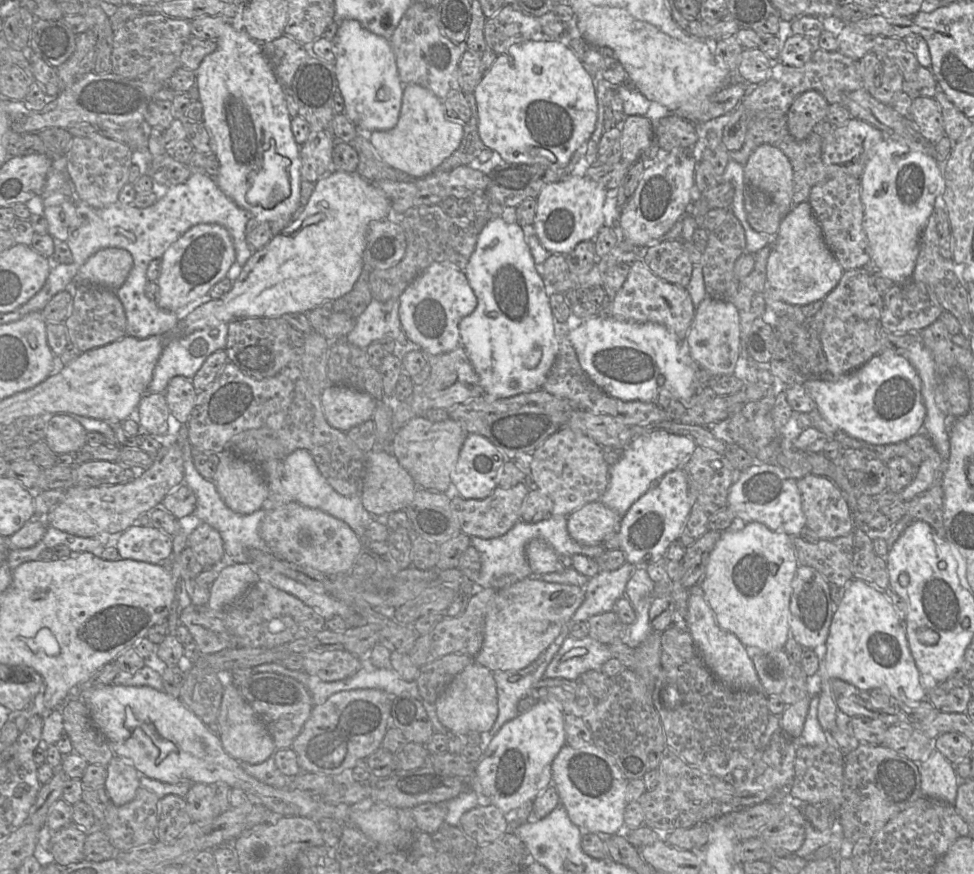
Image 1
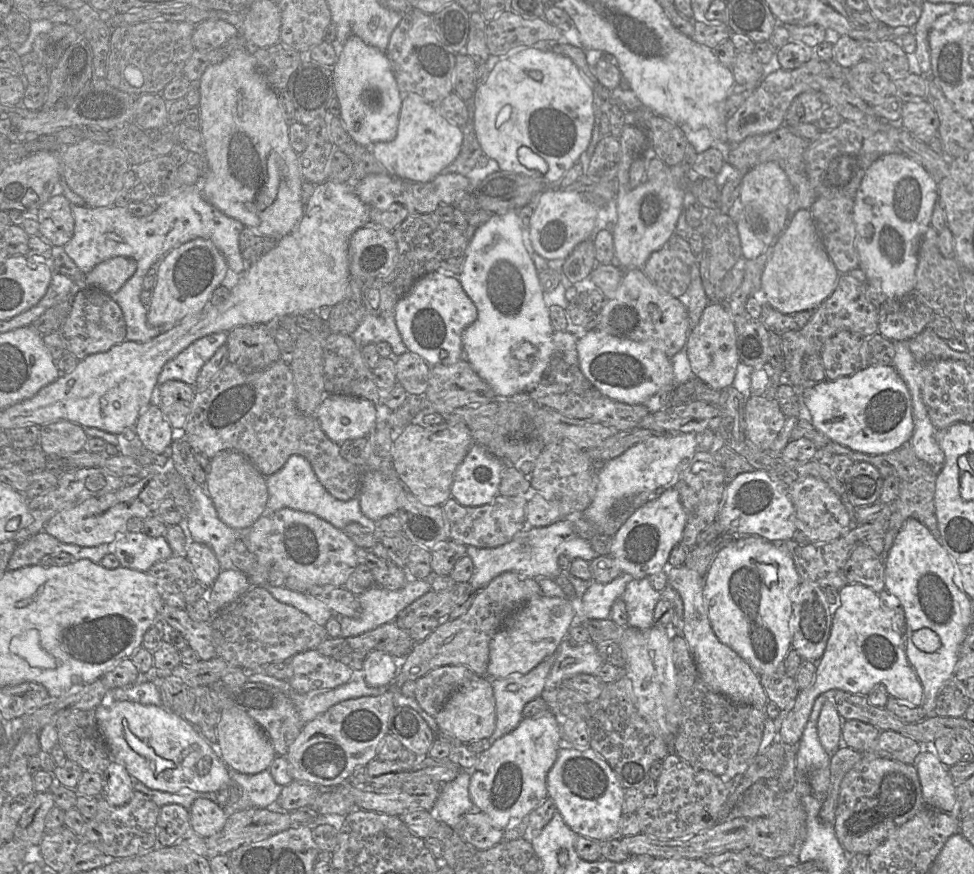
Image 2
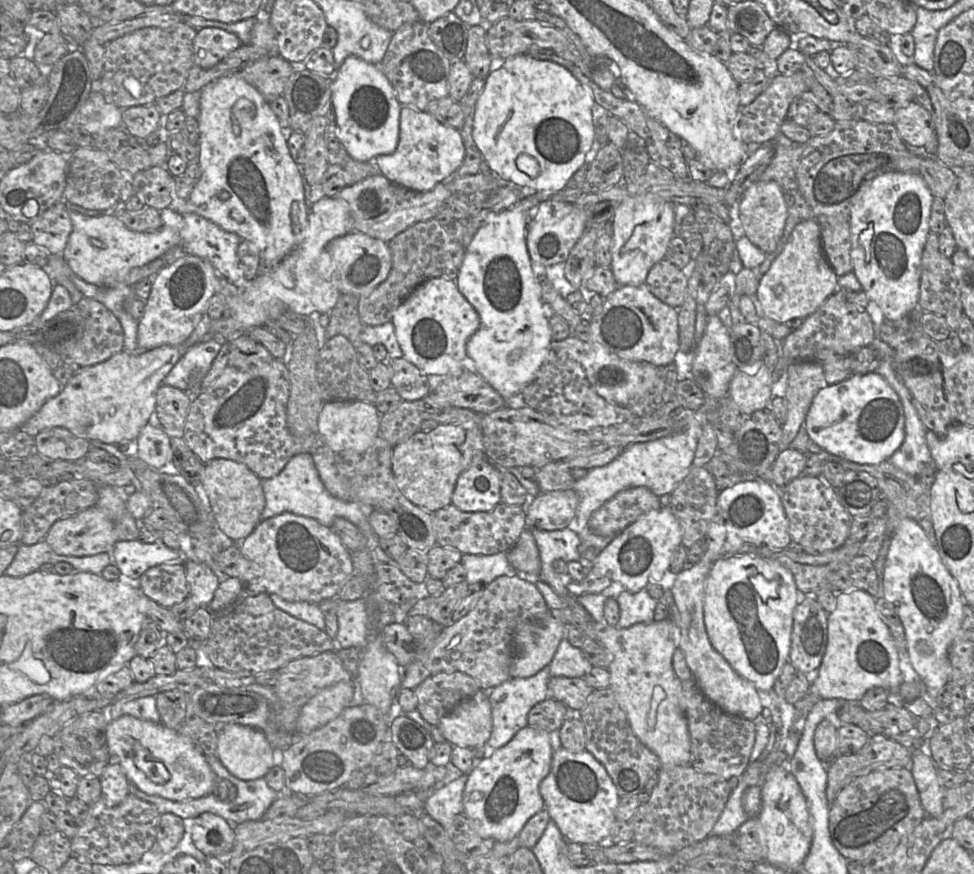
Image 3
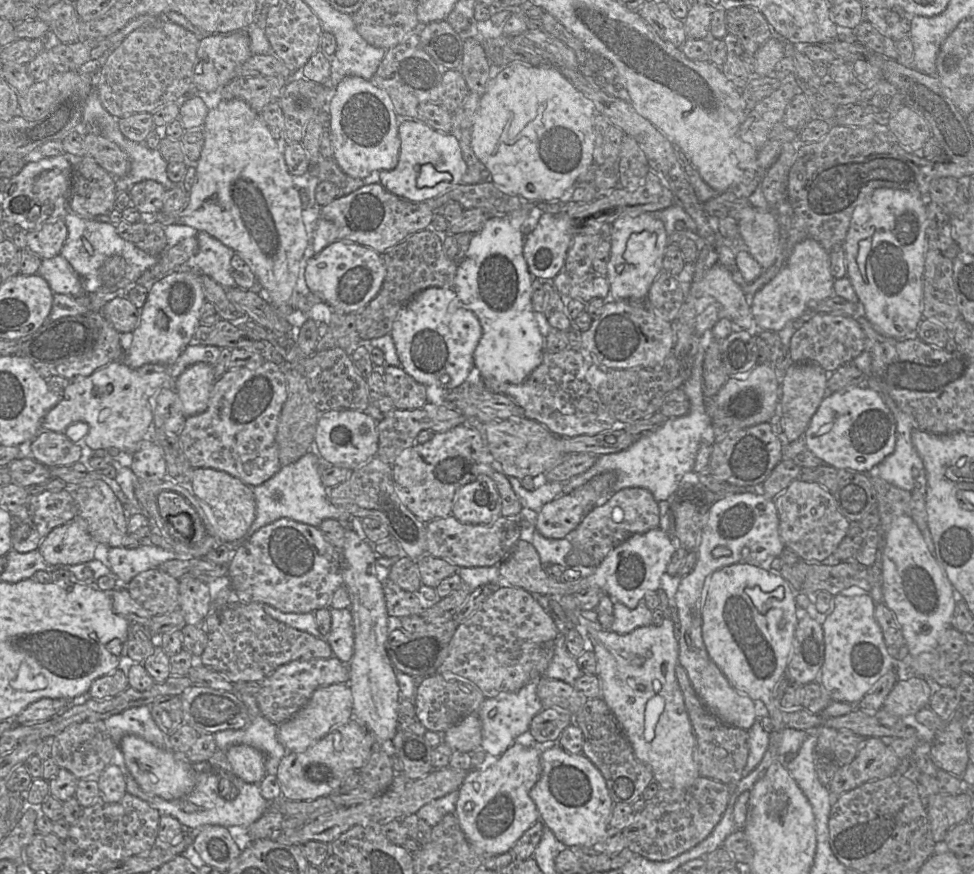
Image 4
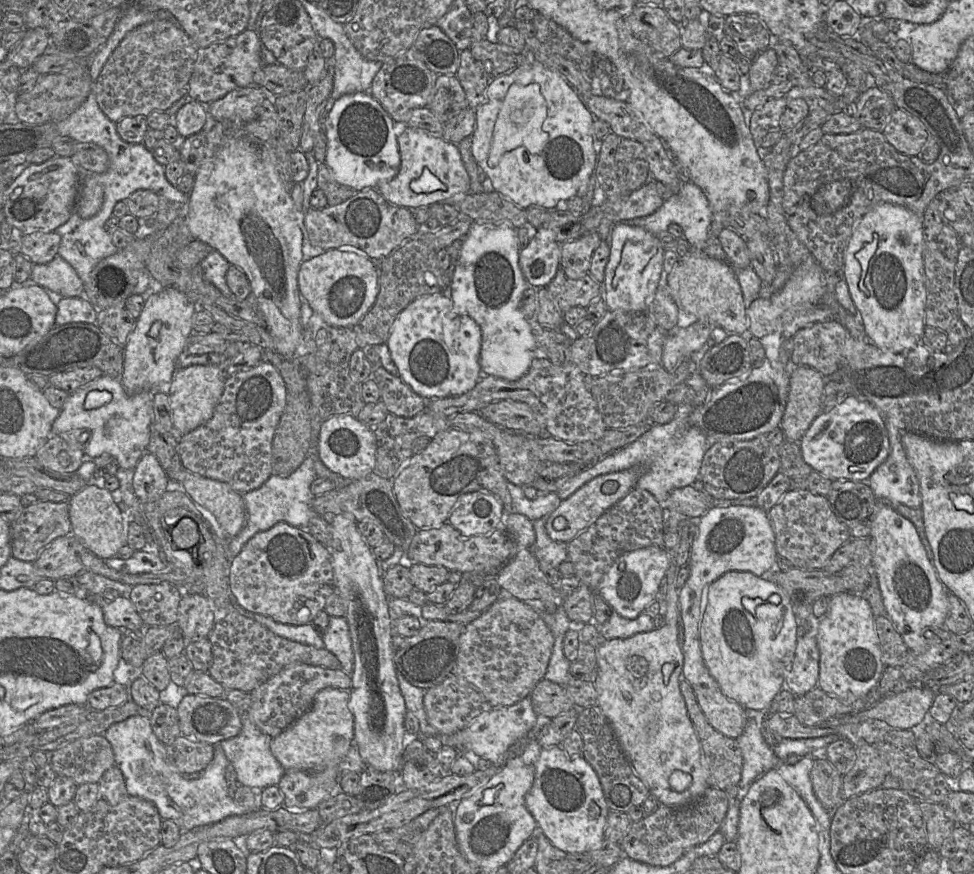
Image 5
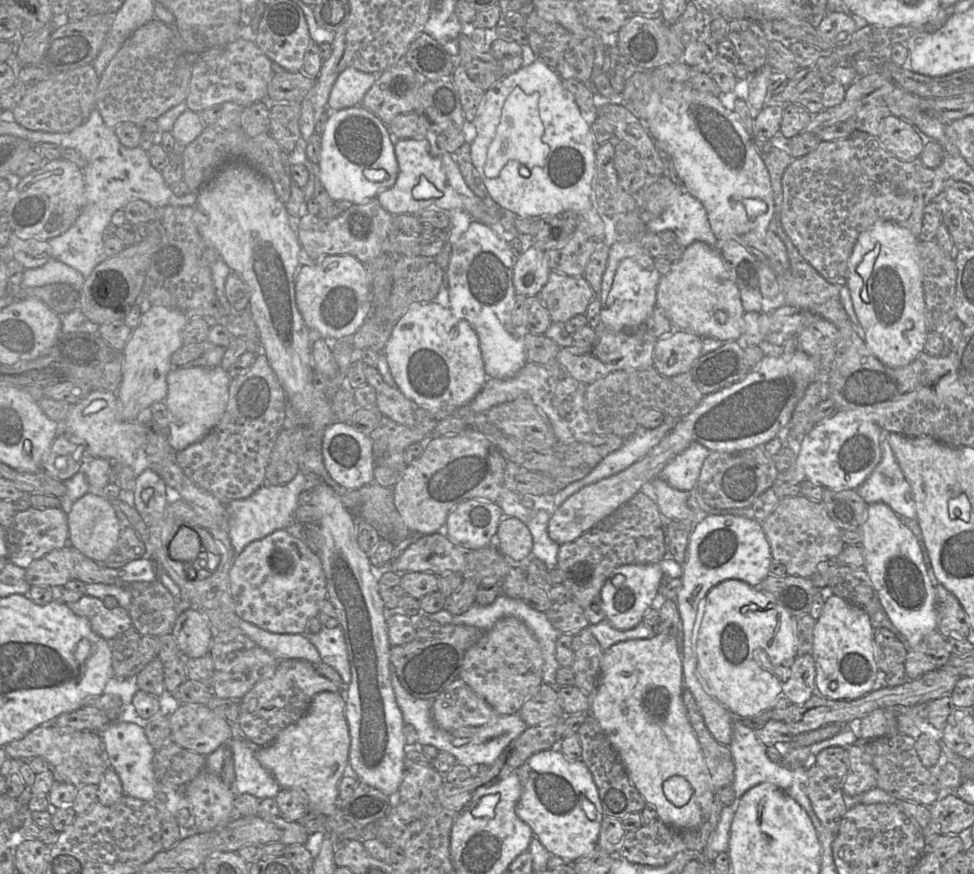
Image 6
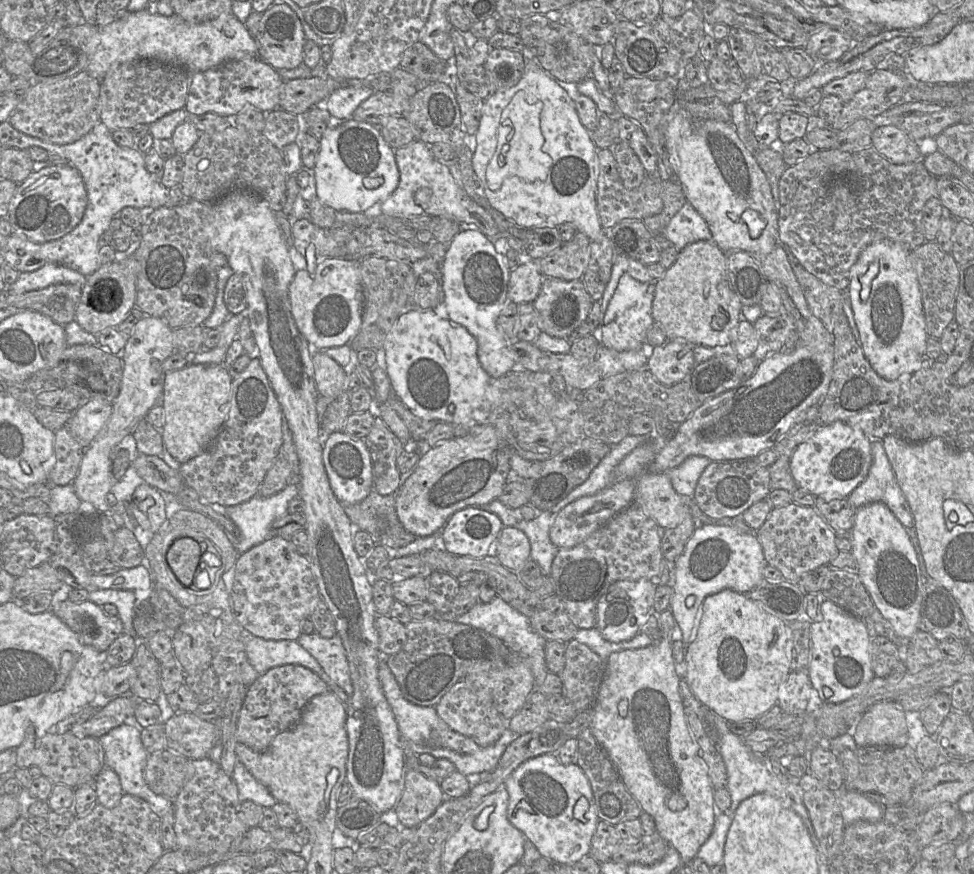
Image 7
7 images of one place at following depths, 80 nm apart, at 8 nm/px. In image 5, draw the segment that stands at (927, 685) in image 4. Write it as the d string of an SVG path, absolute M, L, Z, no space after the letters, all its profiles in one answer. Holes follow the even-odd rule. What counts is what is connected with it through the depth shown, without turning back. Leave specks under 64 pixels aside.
M909 687L882 698L860 712L860 716L877 719L899 729L911 729L923 721L935 692L928 687Z

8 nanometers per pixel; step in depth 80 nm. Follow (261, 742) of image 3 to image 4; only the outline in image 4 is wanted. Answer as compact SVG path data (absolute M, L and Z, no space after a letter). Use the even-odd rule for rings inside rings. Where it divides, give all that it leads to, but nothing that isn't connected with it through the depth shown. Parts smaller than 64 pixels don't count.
M245 744L234 745L226 752L232 772L246 783L260 783L266 776L264 754Z

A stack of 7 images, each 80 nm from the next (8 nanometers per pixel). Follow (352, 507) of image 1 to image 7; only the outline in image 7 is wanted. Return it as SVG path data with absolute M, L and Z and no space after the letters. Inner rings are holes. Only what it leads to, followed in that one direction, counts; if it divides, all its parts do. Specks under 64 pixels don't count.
M293 483L270 497L256 495L243 503L226 507L225 513L240 531L238 553L265 541L273 522L288 514L290 501L298 495L298 483Z

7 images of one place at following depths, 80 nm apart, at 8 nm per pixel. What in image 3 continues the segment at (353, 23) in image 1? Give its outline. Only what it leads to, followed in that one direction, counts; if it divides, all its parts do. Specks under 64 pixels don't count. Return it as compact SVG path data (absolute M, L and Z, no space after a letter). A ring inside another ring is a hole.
M347 57L332 77L331 90L337 136L348 155L356 161L369 162L379 155L392 154L399 140L402 106L380 65Z

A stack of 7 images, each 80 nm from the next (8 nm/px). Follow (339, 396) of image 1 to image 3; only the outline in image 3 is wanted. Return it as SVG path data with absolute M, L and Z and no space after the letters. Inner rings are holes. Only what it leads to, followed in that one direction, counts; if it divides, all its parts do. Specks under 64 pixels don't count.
M362 401L325 402L318 417L318 433L336 454L345 450L363 454L379 436L380 416L375 406L370 403Z

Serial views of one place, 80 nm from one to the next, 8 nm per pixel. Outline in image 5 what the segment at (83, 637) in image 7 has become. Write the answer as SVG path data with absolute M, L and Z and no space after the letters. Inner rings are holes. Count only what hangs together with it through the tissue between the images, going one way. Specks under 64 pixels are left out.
M119 595L115 600L109 602L101 596L87 597L102 608L104 621L108 626L130 630L146 628L130 598Z

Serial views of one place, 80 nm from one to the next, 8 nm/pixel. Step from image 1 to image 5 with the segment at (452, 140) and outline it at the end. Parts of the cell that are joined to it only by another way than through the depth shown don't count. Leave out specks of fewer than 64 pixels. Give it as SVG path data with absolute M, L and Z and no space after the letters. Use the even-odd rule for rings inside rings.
M398 123L398 129L399 171L393 179L376 186L388 202L408 209L418 209L444 203L456 194L471 192L470 180L457 145L445 141L441 136L404 126L404 123Z

